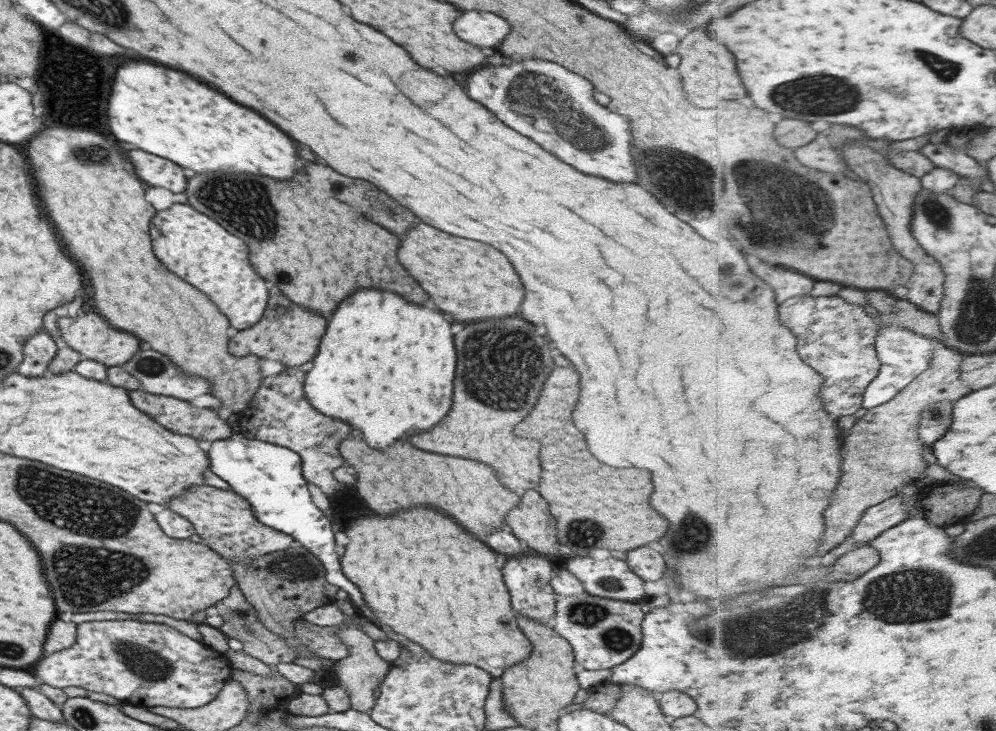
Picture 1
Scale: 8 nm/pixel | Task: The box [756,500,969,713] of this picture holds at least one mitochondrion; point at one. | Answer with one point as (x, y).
(909, 594)

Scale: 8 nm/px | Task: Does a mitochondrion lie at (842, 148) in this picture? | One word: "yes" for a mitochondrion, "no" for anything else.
no

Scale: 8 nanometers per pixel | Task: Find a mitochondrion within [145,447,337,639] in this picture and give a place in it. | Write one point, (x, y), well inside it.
(287, 568)

